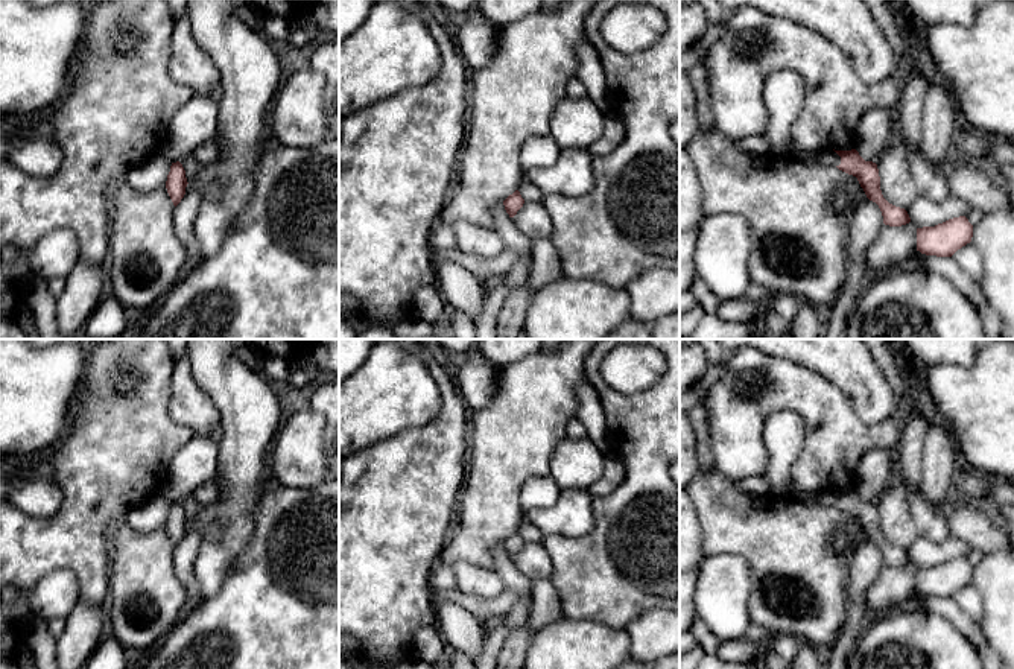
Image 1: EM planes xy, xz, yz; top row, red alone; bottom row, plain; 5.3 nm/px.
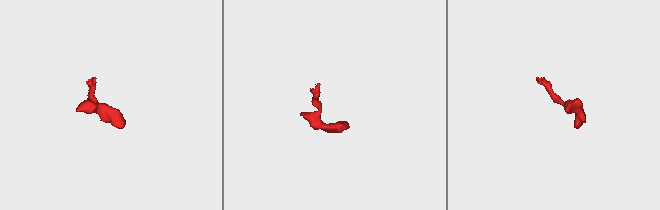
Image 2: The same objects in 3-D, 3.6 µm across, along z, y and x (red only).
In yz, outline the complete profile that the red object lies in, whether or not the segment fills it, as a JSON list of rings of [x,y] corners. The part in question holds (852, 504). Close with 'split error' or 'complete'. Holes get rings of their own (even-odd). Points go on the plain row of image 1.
[[[856,490],[825,491],[815,499],[821,505],[838,508],[839,511],[856,517],[867,538],[879,546],[885,566],[902,567],[911,563],[905,549],[895,547],[883,538],[877,505],[865,502]]] | split error

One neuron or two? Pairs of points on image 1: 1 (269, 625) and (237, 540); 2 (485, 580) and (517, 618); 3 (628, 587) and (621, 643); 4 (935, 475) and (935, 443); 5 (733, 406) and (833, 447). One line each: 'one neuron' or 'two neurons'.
1: two neurons
2: two neurons
3: two neurons
4: one neuron
5: one neuron

